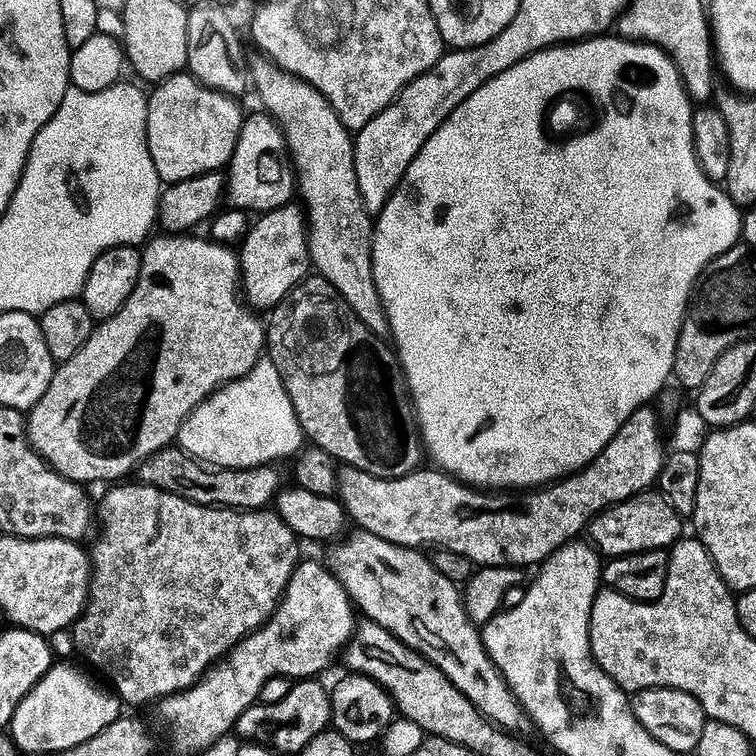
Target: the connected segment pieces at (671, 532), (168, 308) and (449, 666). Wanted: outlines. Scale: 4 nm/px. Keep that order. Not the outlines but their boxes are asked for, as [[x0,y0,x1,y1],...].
[[590,490,685,558],[26,234,266,486],[326,530,530,734]]

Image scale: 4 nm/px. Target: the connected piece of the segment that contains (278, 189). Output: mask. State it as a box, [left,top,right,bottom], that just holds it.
[226,110,297,214]

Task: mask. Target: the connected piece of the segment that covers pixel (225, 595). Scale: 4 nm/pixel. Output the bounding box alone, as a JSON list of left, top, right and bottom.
[70,482,301,705]

